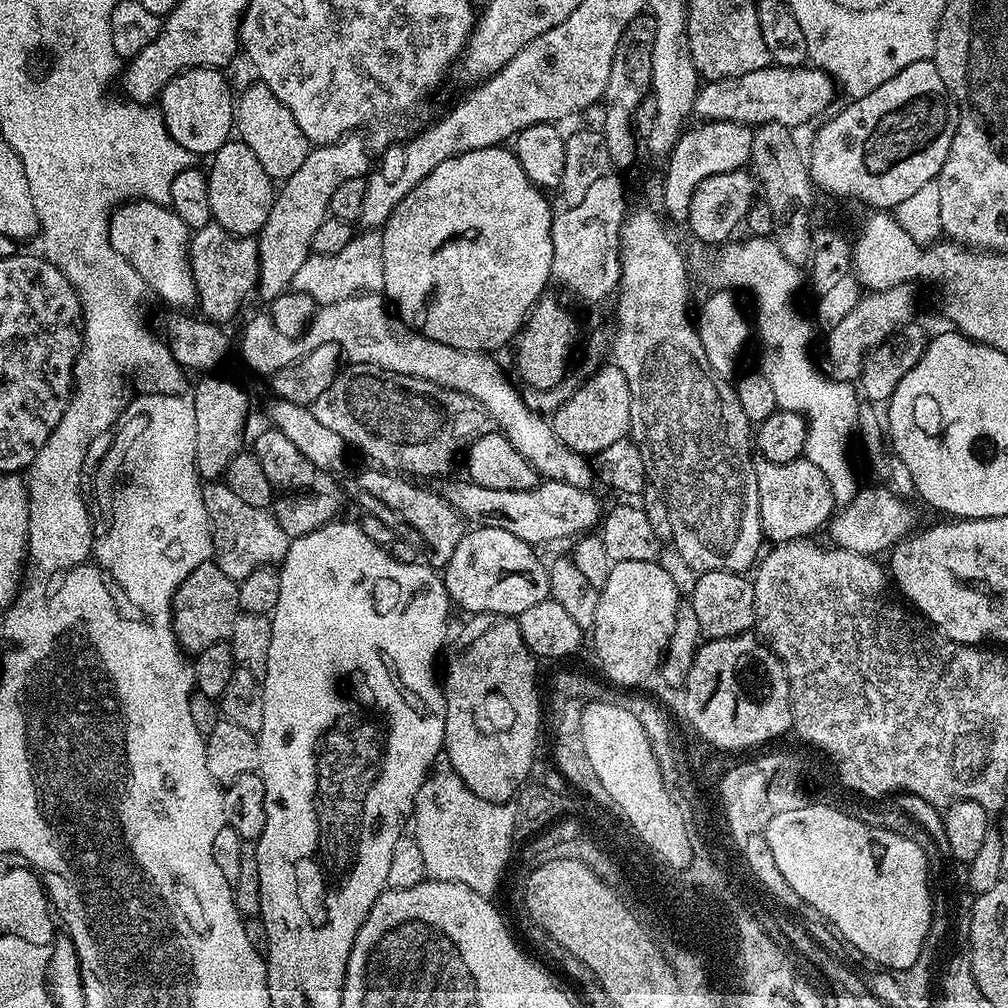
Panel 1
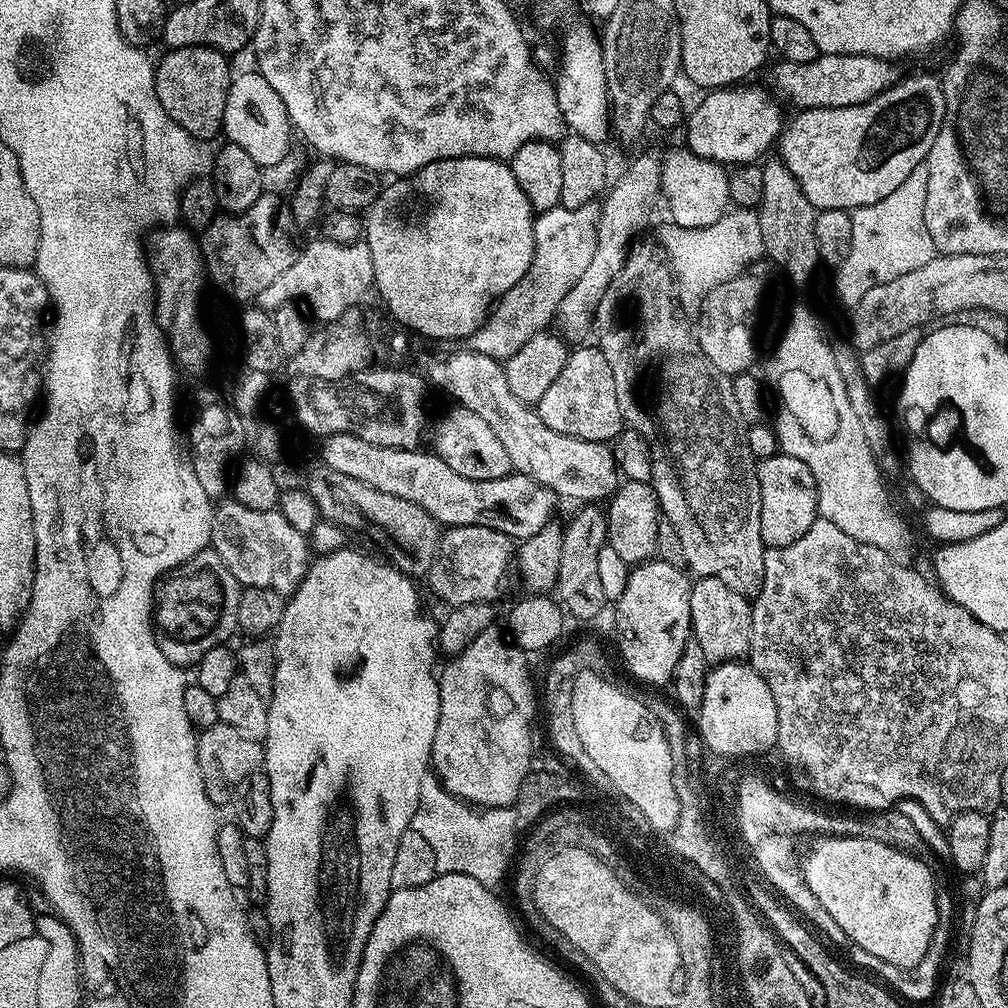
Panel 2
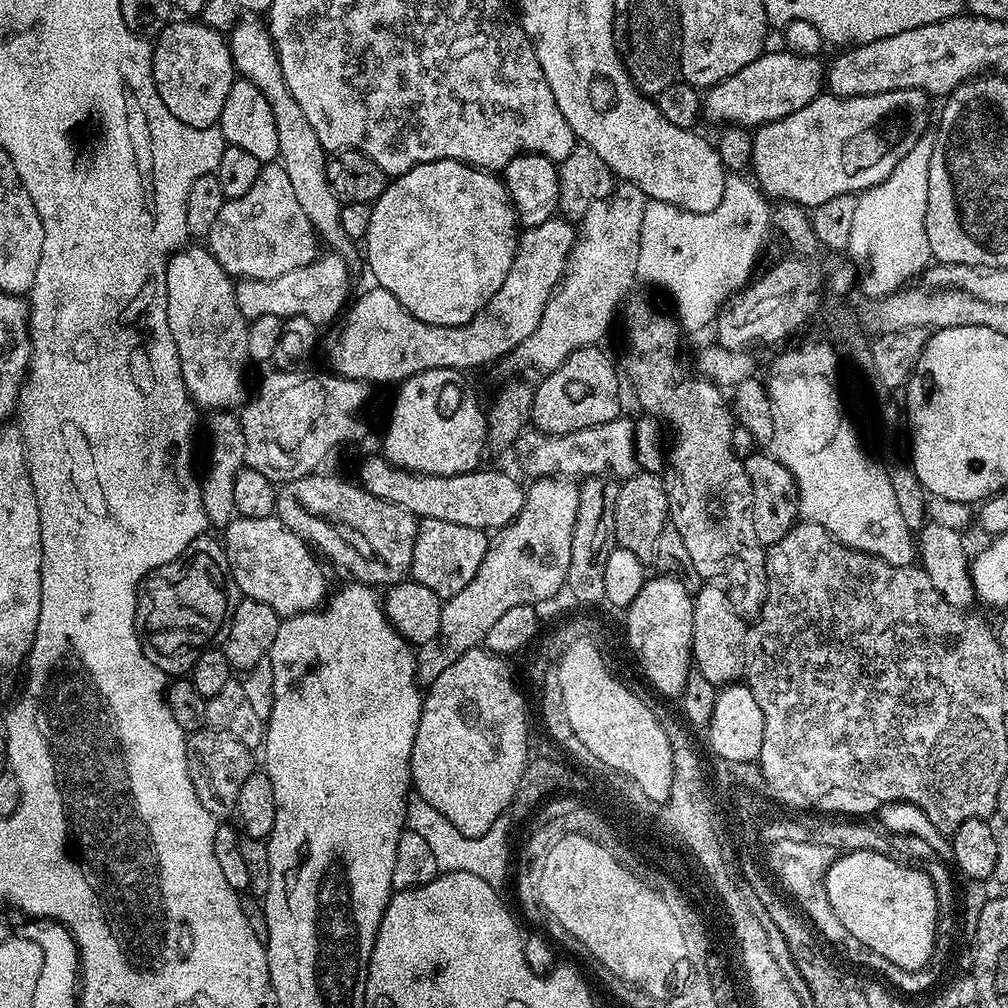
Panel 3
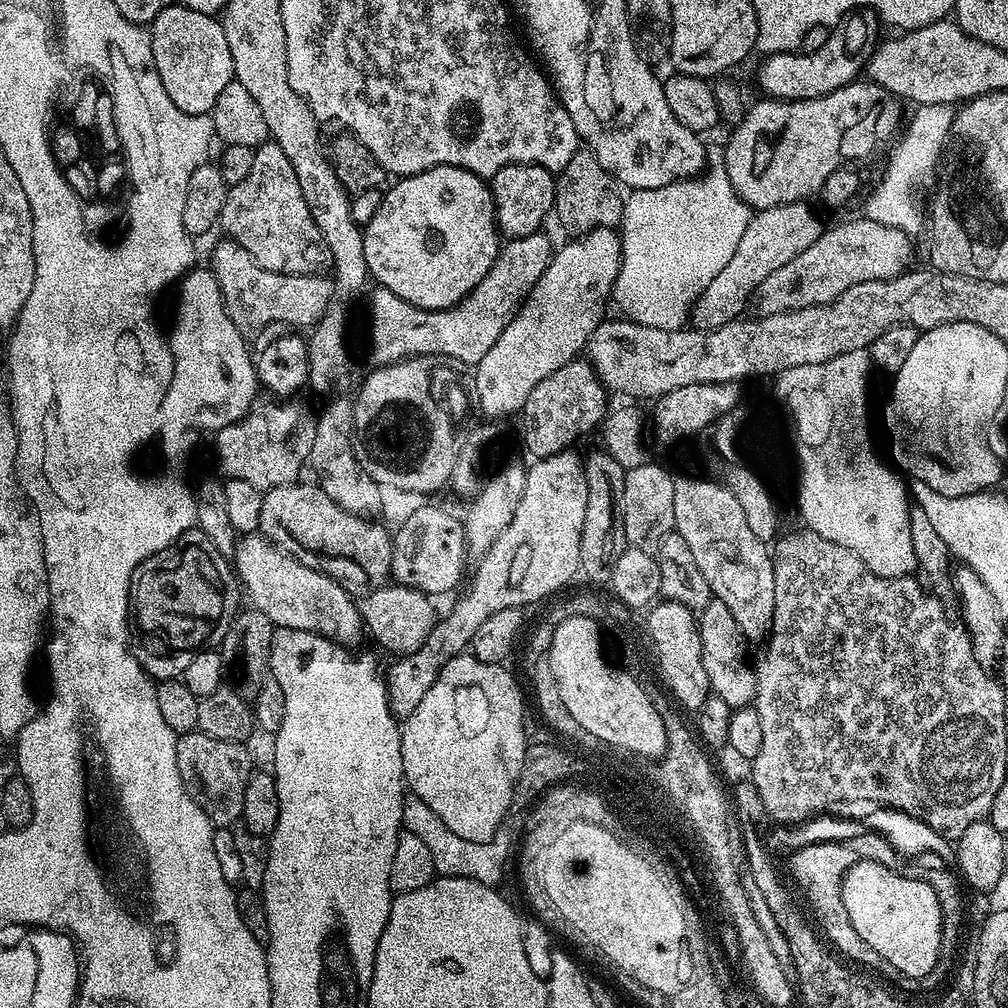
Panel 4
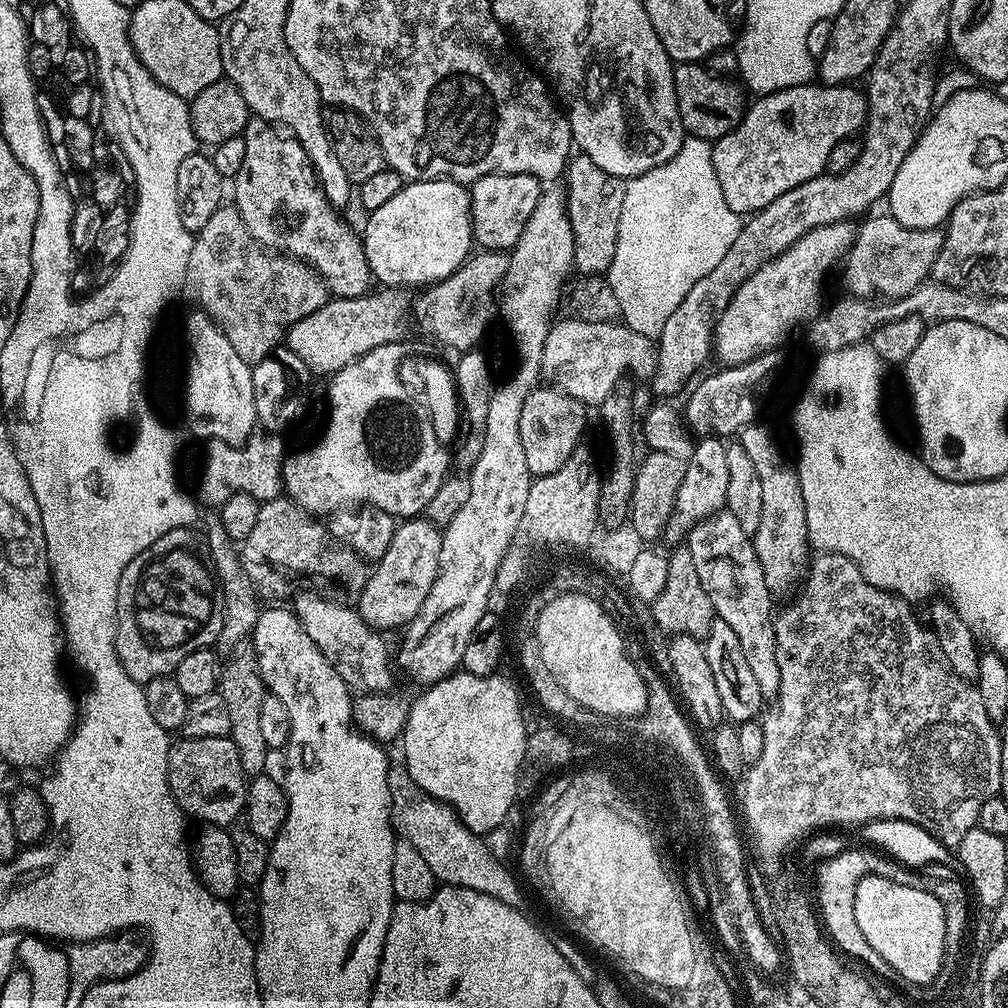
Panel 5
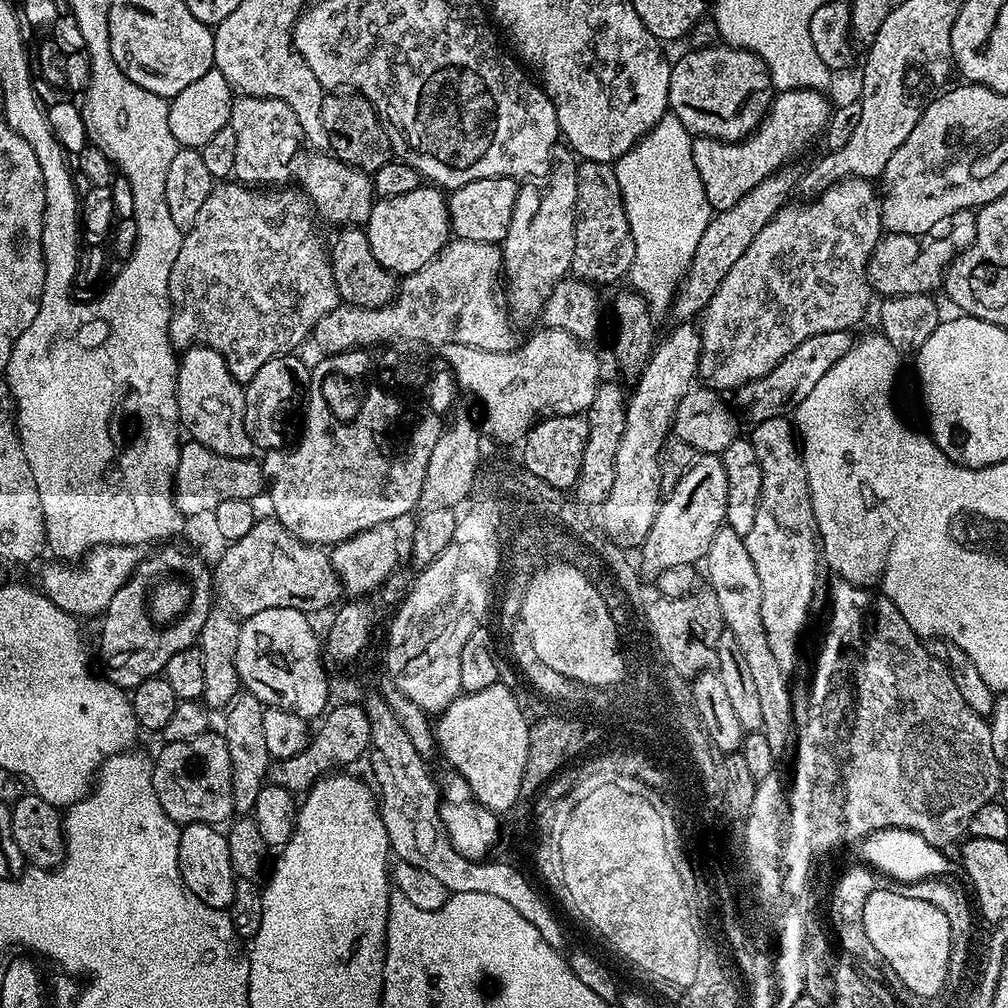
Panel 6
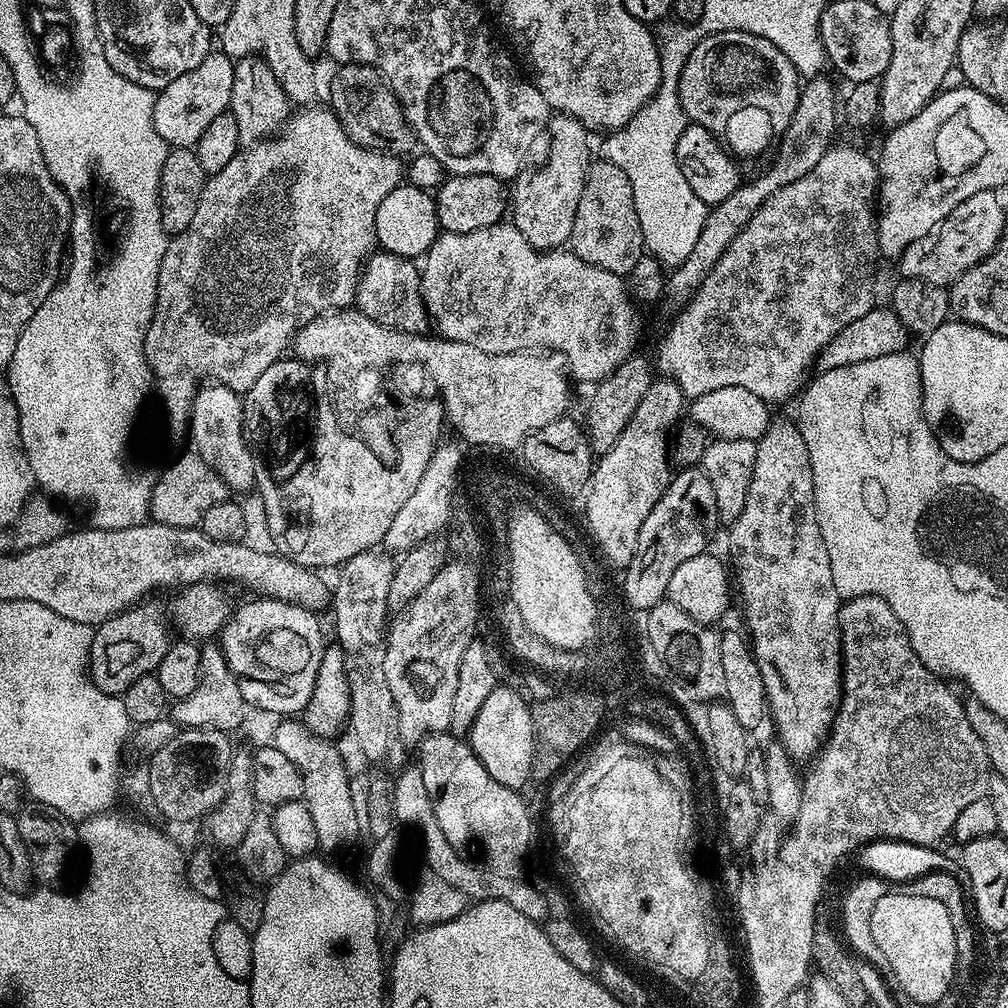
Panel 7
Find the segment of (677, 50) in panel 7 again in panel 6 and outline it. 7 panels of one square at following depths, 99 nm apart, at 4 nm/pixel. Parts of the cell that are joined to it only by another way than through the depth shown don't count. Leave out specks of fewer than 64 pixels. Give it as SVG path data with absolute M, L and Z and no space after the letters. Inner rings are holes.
M669 114L614 164L634 238L634 262L626 280L653 314L669 311L676 285L690 266L694 250L698 250L702 230L706 230L714 215L698 176L698 166L694 166L693 139L686 126Z

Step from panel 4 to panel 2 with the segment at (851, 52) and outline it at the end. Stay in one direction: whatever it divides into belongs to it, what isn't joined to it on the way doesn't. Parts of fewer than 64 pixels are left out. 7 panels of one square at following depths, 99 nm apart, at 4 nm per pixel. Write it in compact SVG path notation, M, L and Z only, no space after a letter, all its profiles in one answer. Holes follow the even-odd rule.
M748 86L718 88L701 95L704 97L700 105L693 112L691 109L686 116L687 151L693 152L701 160L713 160L715 164L755 165L765 155L763 152L771 144L773 147L777 143L786 123L786 116L780 113L781 105L767 87L744 87Z

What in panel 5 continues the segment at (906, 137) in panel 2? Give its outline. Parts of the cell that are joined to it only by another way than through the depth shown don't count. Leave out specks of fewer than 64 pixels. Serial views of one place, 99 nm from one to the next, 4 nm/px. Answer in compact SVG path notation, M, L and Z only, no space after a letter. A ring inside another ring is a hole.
M809 82L807 84L799 84L793 88L786 90L778 90L777 92L769 92L751 101L750 107L745 111L744 117L740 120L740 125L734 130L730 130L722 138L718 138L711 145L712 161L714 162L714 174L718 174L718 186L722 186L722 195L726 198L726 206L730 206L730 210L741 214L755 214L761 212L766 206L770 206L770 202L774 202L774 198L782 198L782 194L786 194L786 190L794 190L794 186L802 186L802 182L810 182L810 178L825 175L828 159L830 158L830 150L834 150L834 146L838 146L838 142L855 137L857 133L864 128L868 119L868 101L865 93L856 89L856 86L825 86L820 82Z

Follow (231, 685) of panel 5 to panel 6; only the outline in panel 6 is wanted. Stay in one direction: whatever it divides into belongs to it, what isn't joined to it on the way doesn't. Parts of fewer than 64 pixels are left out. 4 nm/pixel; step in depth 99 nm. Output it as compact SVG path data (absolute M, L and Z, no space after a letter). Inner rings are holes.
M241 691L228 705L224 716L222 735L230 750L230 766L232 767L232 806L237 813L248 814L255 809L260 790L266 783L270 772L268 743L262 727L262 714L265 703L253 692Z

